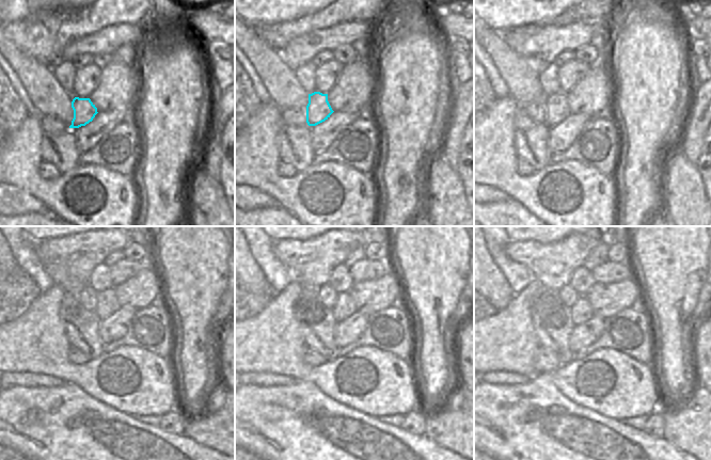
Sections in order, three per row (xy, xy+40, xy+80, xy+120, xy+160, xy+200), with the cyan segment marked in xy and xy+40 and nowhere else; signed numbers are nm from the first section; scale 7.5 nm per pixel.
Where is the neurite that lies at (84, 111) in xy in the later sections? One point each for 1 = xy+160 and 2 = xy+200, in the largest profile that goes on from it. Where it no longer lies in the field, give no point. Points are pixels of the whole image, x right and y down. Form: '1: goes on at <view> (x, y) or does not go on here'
1: goes on at xy+160 (311, 358)
2: goes on at xy+200 (546, 360)

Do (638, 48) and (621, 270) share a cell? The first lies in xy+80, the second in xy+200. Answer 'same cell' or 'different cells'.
different cells

